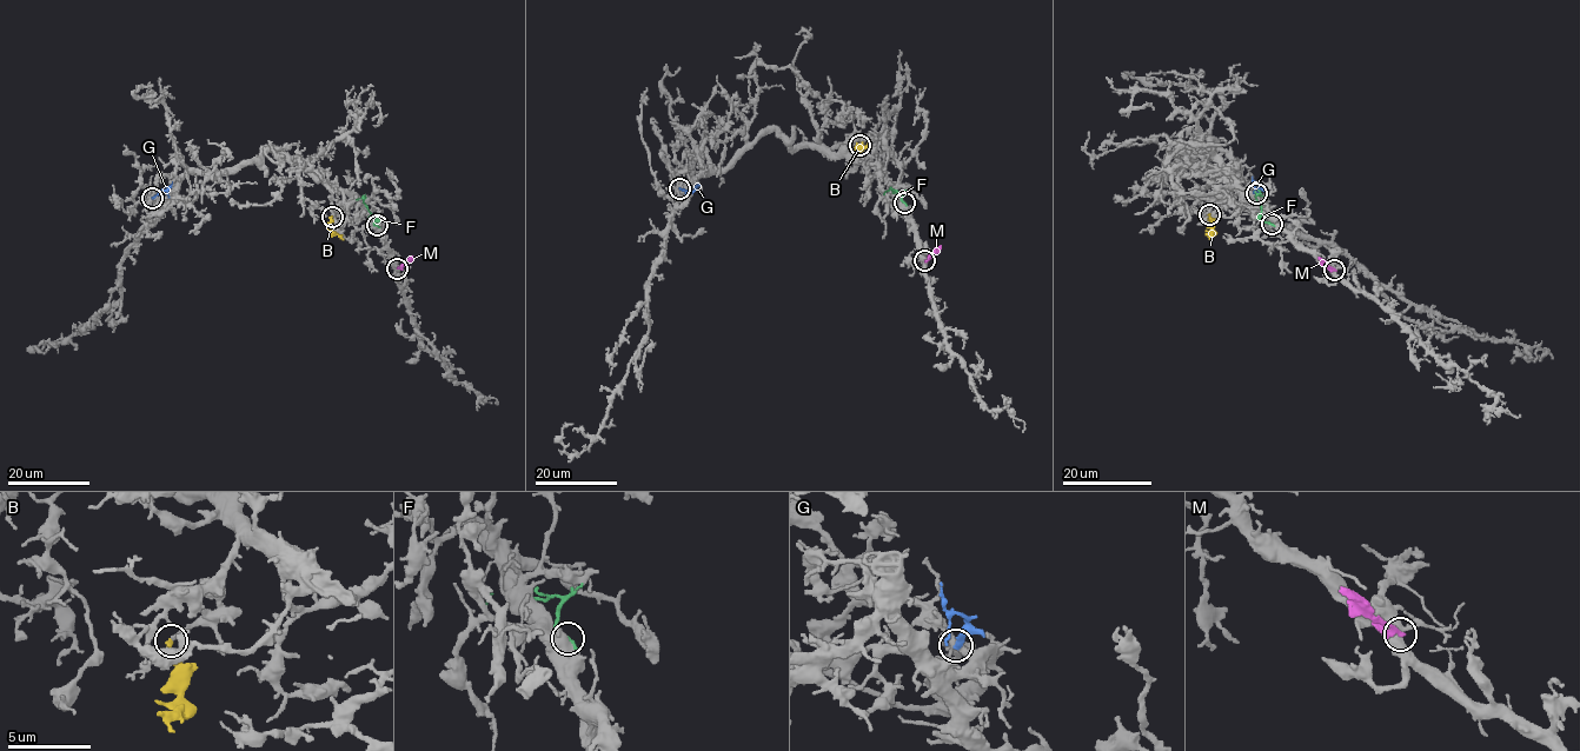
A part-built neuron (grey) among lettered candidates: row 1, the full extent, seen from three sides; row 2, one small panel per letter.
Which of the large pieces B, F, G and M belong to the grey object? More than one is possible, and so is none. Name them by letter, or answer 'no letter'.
B

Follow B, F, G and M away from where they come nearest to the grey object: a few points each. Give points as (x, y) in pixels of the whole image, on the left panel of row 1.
B: (332, 217), (331, 230), (343, 239)
F: (376, 225), (363, 199), (356, 199)
G: (153, 197), (172, 181)
M: (397, 268), (413, 257)

